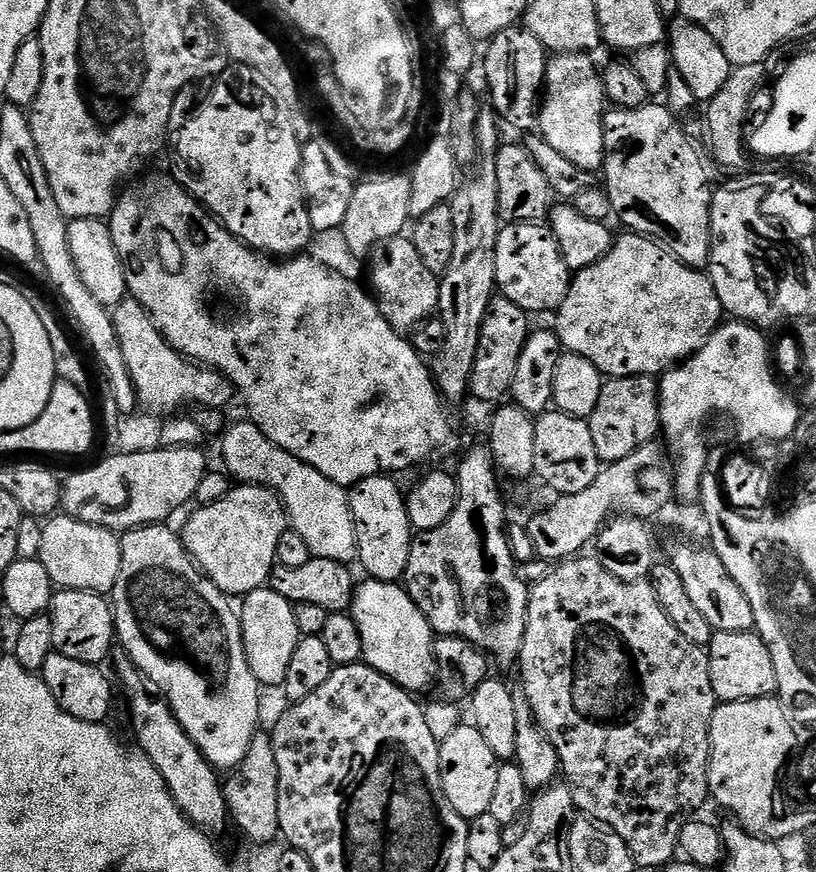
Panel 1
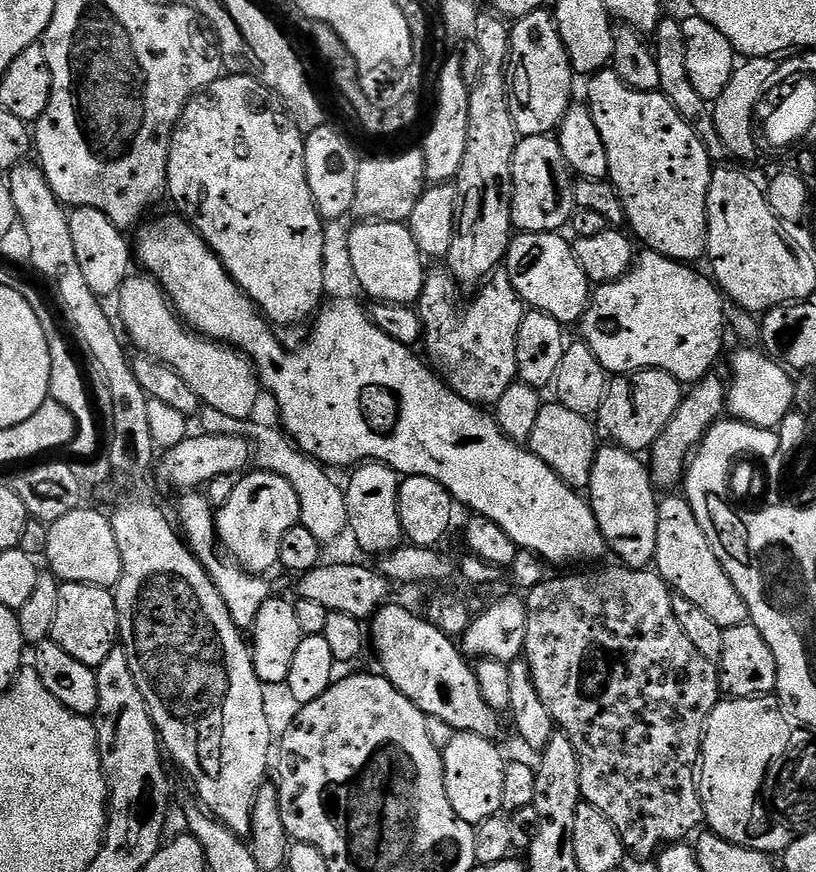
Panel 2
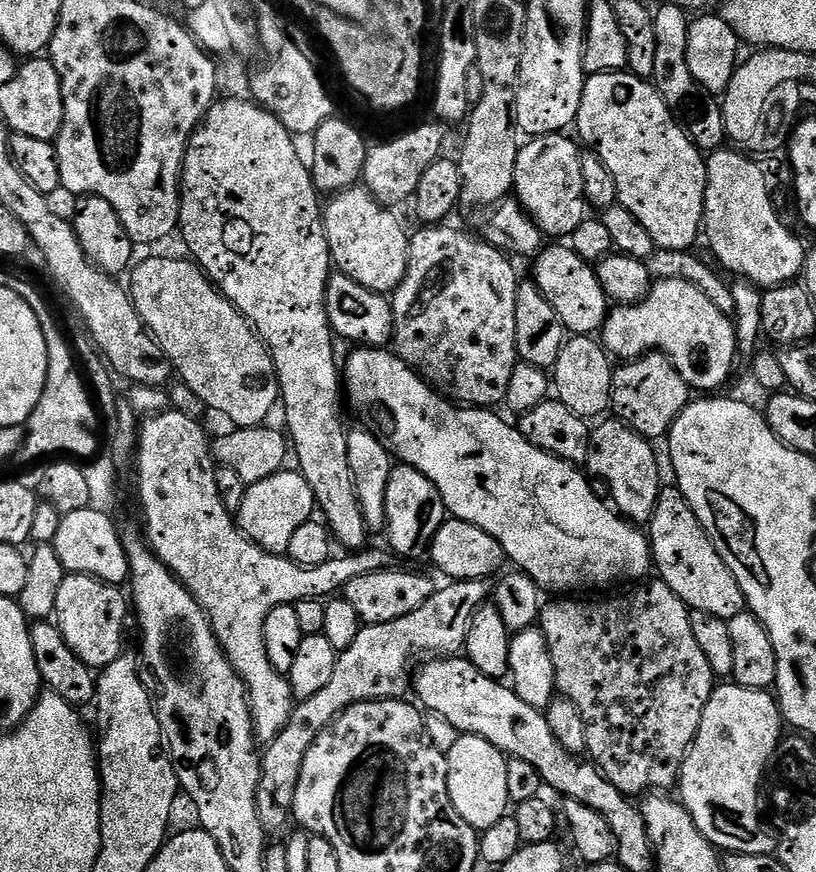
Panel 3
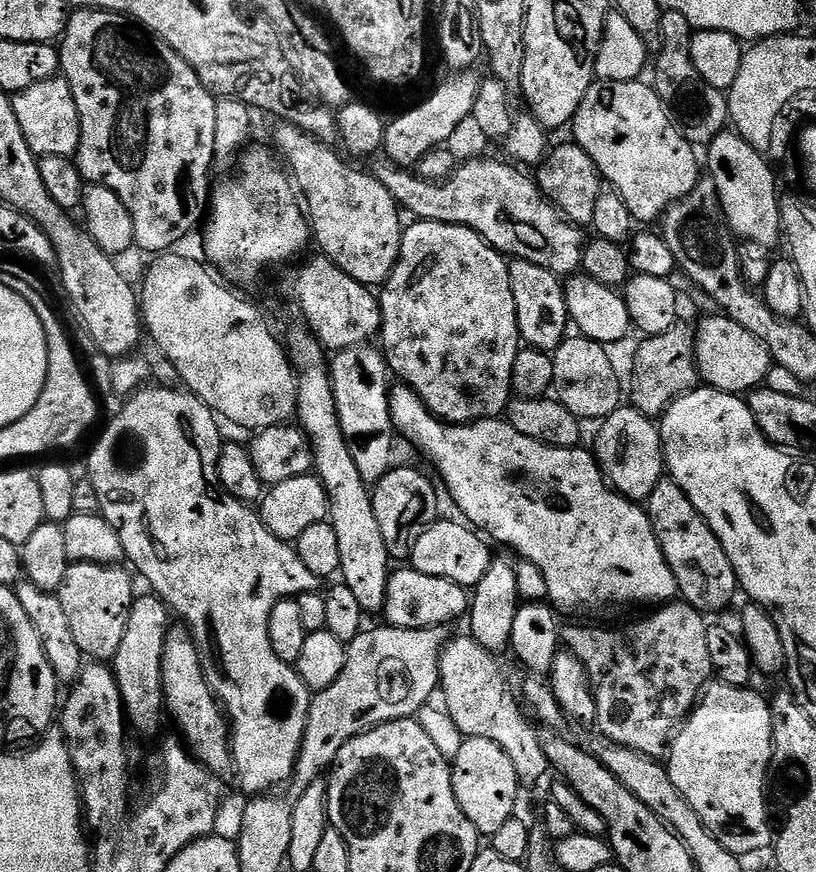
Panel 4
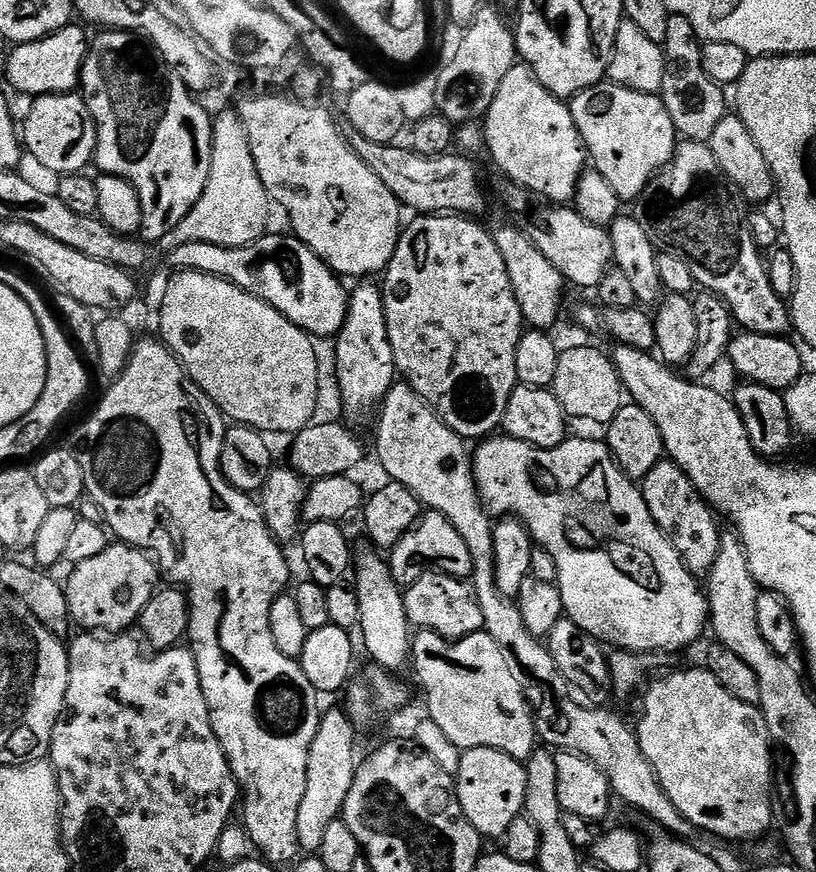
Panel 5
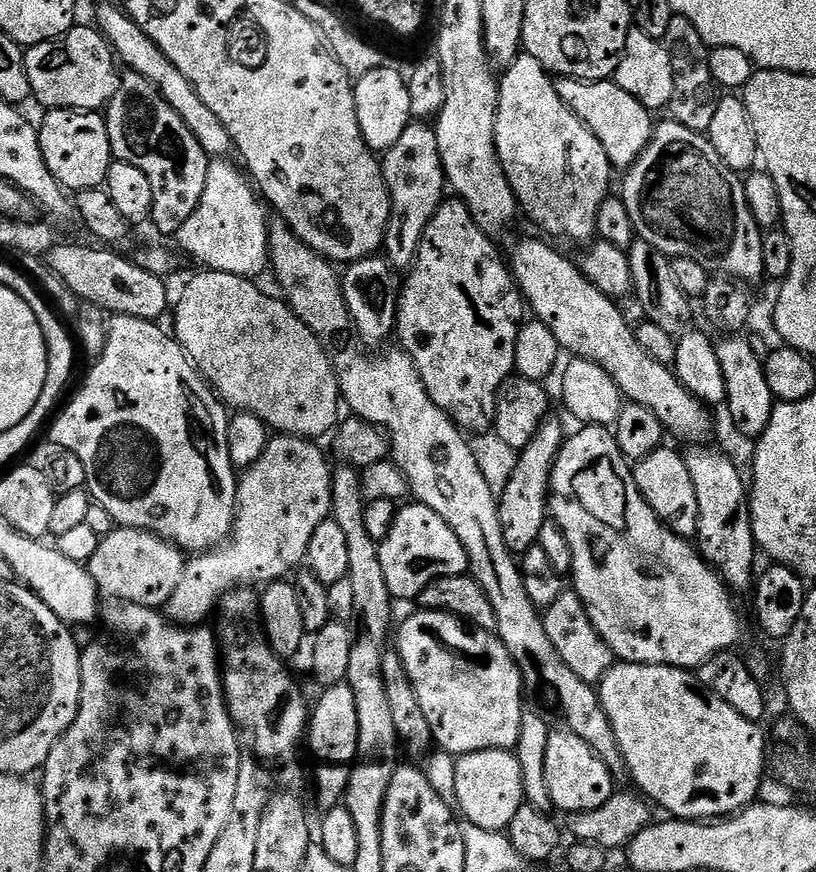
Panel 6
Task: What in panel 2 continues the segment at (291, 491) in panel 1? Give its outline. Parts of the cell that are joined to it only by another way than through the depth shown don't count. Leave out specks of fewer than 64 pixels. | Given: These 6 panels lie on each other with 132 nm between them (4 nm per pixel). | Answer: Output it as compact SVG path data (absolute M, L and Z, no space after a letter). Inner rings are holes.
M210 406L205 407L198 417L199 431L205 436L242 436L254 446L254 464L259 471L278 474L294 486L294 494L298 494L300 503L300 523L318 538L318 542L331 546L340 535L349 531L348 507L344 497L345 489L340 488L327 476L325 465L313 460L301 452L291 439L279 427L271 428L268 424L255 424L255 419L235 420L226 414L218 414Z

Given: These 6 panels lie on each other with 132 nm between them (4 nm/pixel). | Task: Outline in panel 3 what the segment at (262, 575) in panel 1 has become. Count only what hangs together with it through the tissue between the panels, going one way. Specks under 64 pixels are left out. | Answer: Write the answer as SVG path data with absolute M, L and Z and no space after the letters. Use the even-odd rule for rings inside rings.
M278 471L262 482L247 485L244 489L242 506L234 513L234 519L240 525L240 531L248 539L253 540L259 548L264 548L267 552L275 552L277 554L287 553L290 546L290 538L294 538L294 534L298 531L298 526L302 526L307 520L313 519L314 513L317 511L314 490L310 490L310 482L306 482L306 478L301 476L299 471L288 471Z

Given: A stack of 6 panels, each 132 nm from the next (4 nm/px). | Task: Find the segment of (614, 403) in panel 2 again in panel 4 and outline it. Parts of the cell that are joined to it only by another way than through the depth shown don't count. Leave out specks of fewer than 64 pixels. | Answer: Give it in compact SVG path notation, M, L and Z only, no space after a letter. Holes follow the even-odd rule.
M677 326L658 334L641 339L636 352L636 365L632 368L631 407L653 418L663 417L679 396L692 392L701 383L700 370L696 366L694 332L690 327Z

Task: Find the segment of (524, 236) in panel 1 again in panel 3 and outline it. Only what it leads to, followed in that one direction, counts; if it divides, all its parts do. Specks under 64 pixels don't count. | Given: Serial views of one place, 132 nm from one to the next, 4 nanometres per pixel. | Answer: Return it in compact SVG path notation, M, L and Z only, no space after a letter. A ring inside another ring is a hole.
M545 247L543 251L535 257L536 265L532 268L531 279L538 286L538 290L542 290L542 294L546 298L546 302L550 302L550 306L554 306L554 310L558 314L558 318L562 318L565 329L569 333L577 336L592 336L599 333L604 326L604 320L610 311L610 301L606 293L602 290L602 286L596 277L596 269L591 264L587 264L582 258L578 258L578 254L574 254L571 247L564 248Z

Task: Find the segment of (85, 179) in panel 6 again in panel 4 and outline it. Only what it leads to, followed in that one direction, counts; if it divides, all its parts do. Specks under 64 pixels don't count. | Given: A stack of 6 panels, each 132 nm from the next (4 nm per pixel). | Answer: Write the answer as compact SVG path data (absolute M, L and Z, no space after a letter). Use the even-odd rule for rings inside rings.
M57 78L46 82L34 82L34 86L12 96L12 105L14 118L18 118L18 126L22 126L26 146L30 146L30 150L37 158L41 156L75 157L80 141L80 119L74 94L67 80Z

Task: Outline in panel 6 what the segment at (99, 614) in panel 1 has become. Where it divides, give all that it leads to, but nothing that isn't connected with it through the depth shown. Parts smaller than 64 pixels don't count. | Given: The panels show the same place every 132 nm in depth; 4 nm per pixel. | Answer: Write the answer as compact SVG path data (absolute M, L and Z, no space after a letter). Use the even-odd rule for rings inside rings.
M115 527L109 536L101 539L94 558L87 562L89 574L94 578L96 590L101 597L112 602L141 604L147 608L163 609L168 603L170 594L174 594L186 556L174 544L169 544L161 536L141 528Z

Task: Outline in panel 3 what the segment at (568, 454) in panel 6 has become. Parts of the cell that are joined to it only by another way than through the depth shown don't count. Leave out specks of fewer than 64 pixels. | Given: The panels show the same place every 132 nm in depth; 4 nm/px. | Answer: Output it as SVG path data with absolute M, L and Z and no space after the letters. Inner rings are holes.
M363 346L352 350L348 356L348 361L342 364L342 384L346 389L346 400L356 407L356 412L364 421L370 425L371 431L380 437L388 451L399 463L414 466L414 470L418 470L422 474L426 474L426 478L430 478L430 482L434 482L434 486L438 486L438 490L442 494L442 502L444 503L445 513L453 520L461 520L462 522L470 522L470 526L478 526L478 530L486 530L486 534L490 534L490 538L494 538L502 546L505 557L509 561L512 560L517 569L525 572L530 578L534 578L534 582L545 593L548 594L576 594L579 588L604 588L607 584L616 584L619 580L636 580L632 582L640 582L645 579L644 575L649 571L653 571L652 563L652 545L645 533L641 531L637 525L621 518L615 507L603 504L596 497L594 489L588 485L589 477L583 476L581 469L575 464L566 462L557 456L551 456L546 450L538 450L538 446L534 446L526 437L521 434L519 427L507 424L500 416L495 416L495 411L487 408L470 408L467 406L457 406L446 396L441 396L427 380L424 380L411 368L406 362L402 362L395 351L385 350L383 348L366 348Z

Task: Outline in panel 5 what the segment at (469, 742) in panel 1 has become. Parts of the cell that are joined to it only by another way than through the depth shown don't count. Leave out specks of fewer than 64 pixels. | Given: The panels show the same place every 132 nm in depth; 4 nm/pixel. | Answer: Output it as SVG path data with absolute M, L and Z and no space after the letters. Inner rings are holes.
M469 748L460 757L454 779L458 802L481 837L503 838L506 830L510 830L510 822L514 822L514 818L521 816L524 811L526 770L524 764L510 758L510 754L493 748Z

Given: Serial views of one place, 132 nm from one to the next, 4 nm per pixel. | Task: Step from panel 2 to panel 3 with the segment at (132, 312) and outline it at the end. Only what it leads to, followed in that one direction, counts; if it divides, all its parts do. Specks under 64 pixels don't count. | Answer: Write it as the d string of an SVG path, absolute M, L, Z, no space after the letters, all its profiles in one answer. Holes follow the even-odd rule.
M152 256L149 260L144 260L135 265L131 269L130 277L132 276L132 284L130 283L130 295L134 306L138 310L138 314L142 318L142 322L147 326L148 331L152 333L152 337L158 342L158 346L166 354L166 358L171 362L175 375L186 386L190 386L190 390L194 390L194 394L198 394L198 398L202 398L205 409L216 412L221 412L226 419L229 420L229 425L236 428L258 428L265 423L264 420L272 411L277 411L280 404L280 383L276 377L276 367L272 361L272 356L268 353L268 347L265 346L264 341L256 335L256 329L248 323L246 317L228 301L225 296L220 295L220 291L216 285L204 275L200 269L200 265L193 262L191 259L175 260L172 256Z

